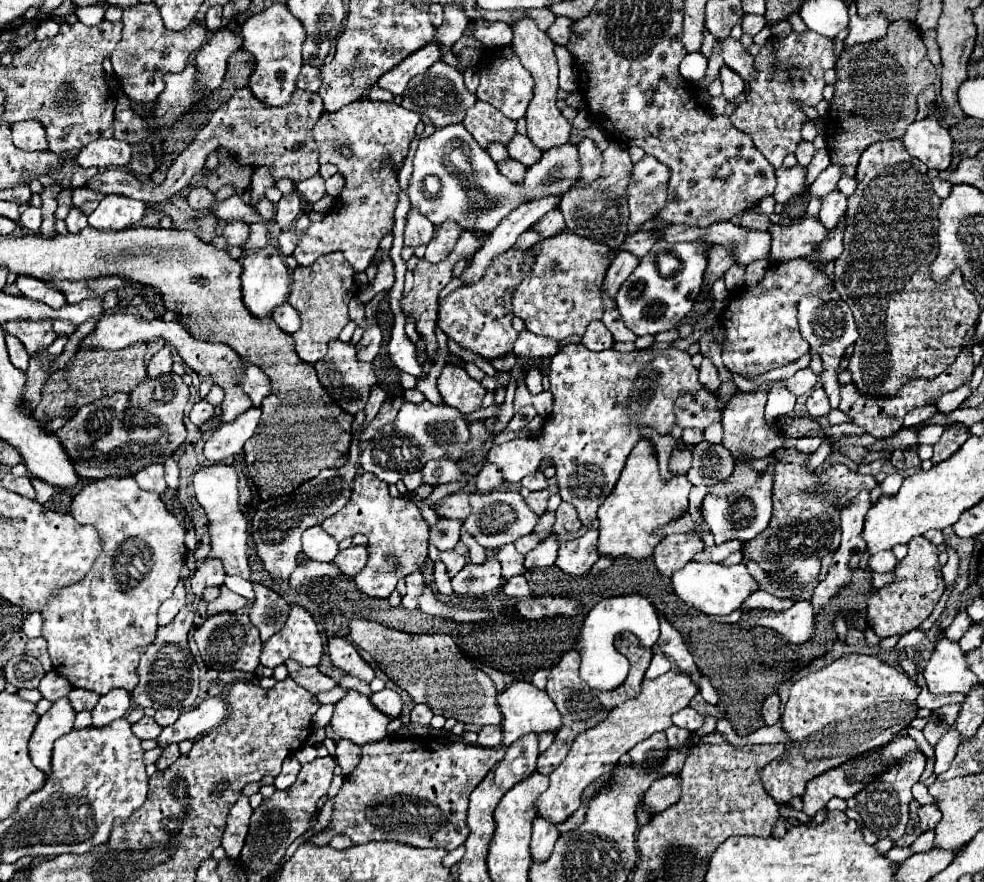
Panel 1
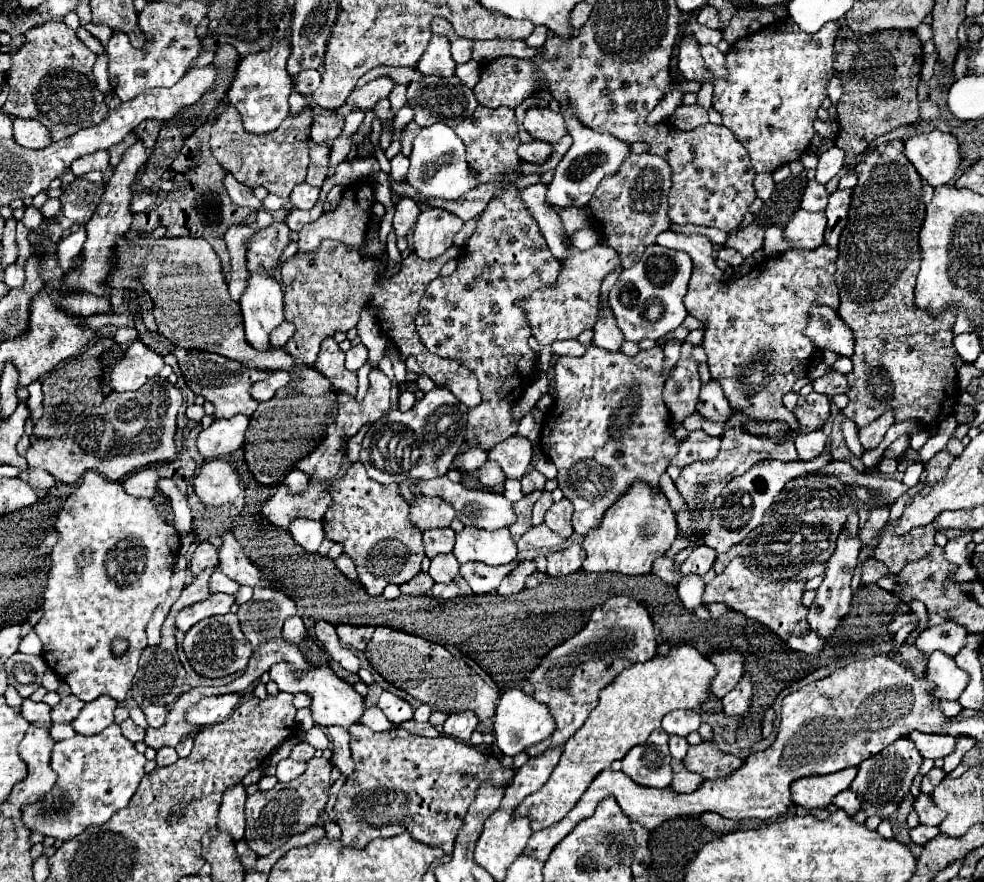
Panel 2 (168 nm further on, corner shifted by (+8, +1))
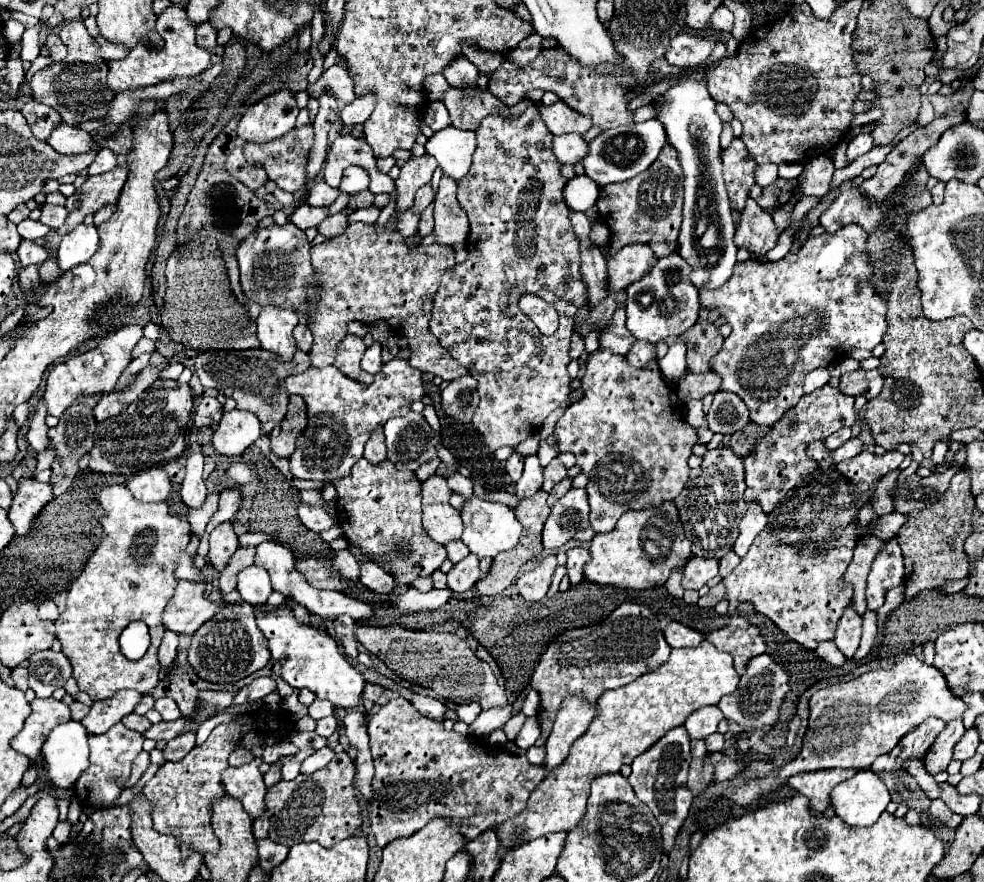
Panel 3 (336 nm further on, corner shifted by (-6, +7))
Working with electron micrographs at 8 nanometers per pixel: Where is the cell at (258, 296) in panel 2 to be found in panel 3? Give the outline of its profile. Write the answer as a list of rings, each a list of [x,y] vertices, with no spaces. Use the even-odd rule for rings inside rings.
[[[265,306],[257,318],[257,336],[261,348],[273,352],[277,360],[289,362],[295,354],[293,328],[299,324],[297,314],[293,310]]]

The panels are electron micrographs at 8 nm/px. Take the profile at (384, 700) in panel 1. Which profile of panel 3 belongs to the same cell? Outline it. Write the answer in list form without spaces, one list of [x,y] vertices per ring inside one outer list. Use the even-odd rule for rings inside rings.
[[[413,694],[413,696],[411,696],[411,702],[413,702],[413,706],[415,706],[421,714],[425,714],[427,718],[437,720],[437,722],[443,722],[443,720],[445,720],[447,706],[445,706],[443,702],[439,702],[437,698],[429,698],[429,696]]]

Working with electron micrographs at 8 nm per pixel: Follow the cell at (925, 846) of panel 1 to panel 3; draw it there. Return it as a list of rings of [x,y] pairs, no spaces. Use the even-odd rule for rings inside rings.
[[[933,800],[933,802],[931,802],[929,812],[931,812],[931,816],[933,816],[935,820],[947,824],[949,828],[957,828],[957,826],[961,824],[961,820],[963,820],[961,814],[951,812],[951,810],[947,808],[947,804],[945,804],[945,802],[939,802],[939,800]]]

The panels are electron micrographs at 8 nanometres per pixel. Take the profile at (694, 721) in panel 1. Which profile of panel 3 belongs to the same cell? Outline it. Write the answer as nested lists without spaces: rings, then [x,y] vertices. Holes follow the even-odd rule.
[[[705,706],[695,710],[687,722],[685,728],[689,732],[689,738],[693,740],[705,740],[709,734],[717,732],[717,724],[723,720],[723,714],[717,706]]]

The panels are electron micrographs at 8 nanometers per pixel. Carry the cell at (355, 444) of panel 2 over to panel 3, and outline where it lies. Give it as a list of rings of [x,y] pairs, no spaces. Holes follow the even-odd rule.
[[[375,430],[369,438],[369,442],[365,444],[365,458],[371,464],[381,464],[387,460],[387,448],[385,448],[385,436],[383,430]]]

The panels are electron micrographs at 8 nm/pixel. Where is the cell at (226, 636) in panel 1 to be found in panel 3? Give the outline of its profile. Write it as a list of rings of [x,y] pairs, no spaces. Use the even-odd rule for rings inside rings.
[[[243,604],[233,608],[235,612],[245,612],[237,620],[223,620],[223,622],[205,622],[195,634],[189,648],[189,664],[197,672],[201,680],[215,682],[215,684],[233,684],[237,680],[247,678],[249,674],[267,666],[271,652],[267,648],[265,636],[259,632],[253,606]]]

